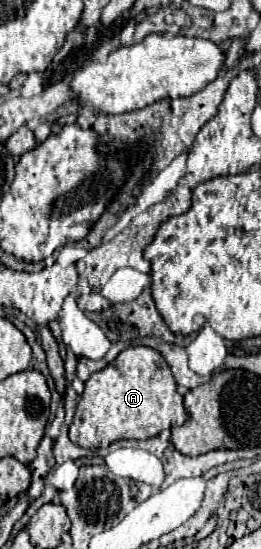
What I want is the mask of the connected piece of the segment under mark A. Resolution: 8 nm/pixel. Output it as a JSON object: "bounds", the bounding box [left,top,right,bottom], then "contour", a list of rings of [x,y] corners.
{"bounds":[69,345,187,449],"contour":[[[137,345],[121,351],[105,369],[85,381],[69,439],[85,449],[101,449],[119,439],[149,439],[187,421],[173,373],[157,349]]]}

